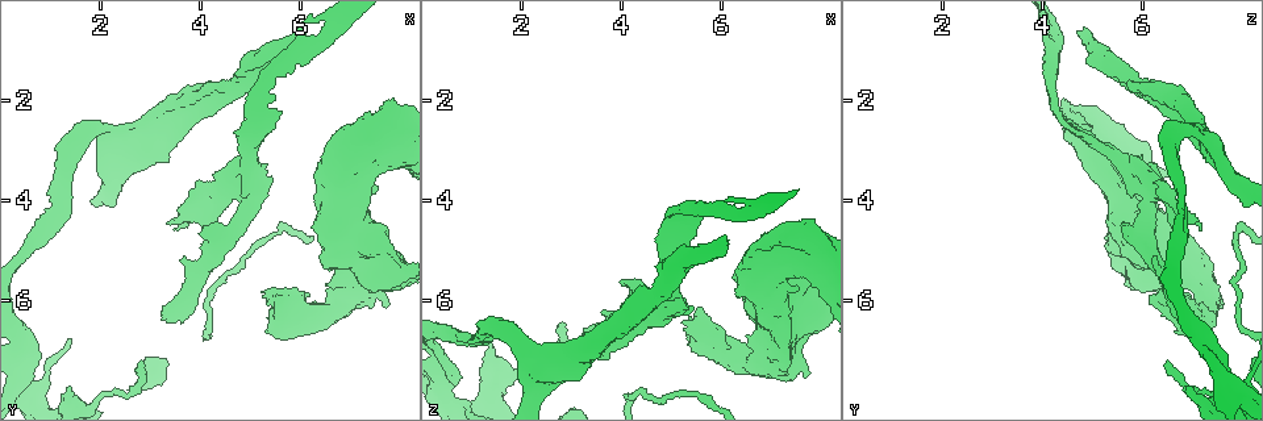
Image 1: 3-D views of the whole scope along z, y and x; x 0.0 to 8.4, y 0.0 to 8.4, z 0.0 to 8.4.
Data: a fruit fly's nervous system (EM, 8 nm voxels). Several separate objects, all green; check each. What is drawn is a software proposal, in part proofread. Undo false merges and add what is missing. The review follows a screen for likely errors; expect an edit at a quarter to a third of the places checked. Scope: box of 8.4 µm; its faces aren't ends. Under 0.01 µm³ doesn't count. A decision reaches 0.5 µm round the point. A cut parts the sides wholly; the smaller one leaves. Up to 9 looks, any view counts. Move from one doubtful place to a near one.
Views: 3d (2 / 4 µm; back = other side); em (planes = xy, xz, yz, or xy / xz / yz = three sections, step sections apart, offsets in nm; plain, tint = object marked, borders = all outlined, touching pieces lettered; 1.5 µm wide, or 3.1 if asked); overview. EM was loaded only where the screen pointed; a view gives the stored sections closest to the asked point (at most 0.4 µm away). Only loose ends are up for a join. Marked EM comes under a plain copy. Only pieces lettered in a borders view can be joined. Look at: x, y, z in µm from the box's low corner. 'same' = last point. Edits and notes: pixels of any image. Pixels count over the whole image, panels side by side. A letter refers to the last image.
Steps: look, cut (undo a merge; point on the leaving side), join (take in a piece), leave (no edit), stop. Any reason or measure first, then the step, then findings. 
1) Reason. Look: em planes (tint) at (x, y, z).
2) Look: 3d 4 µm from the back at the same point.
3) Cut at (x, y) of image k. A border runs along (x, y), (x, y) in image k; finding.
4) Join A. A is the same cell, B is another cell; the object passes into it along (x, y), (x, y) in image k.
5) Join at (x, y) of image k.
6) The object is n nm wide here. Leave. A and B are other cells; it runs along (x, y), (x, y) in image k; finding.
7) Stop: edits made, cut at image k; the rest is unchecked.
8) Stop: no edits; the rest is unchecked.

Sharp bend. Look: em planes (borders) at (7.15, 5.70, 7.20).

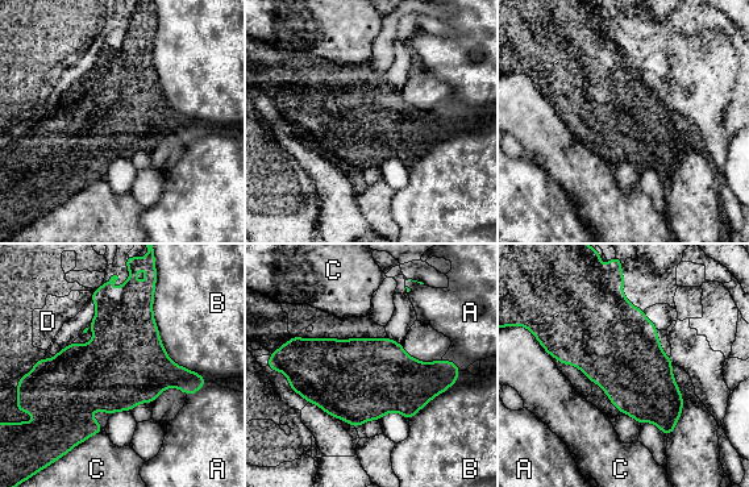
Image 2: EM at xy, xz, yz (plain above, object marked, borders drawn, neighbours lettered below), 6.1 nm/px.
The object is 500 nm wide here. Leave. A, B, C and D are other cells; a border runs along (155, 277), (159, 341), (207, 381) in image 2; continuous, no second neuron.

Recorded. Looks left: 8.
An open end. Look: 3d 2 µm at (3.95, 4.65, 5.65).

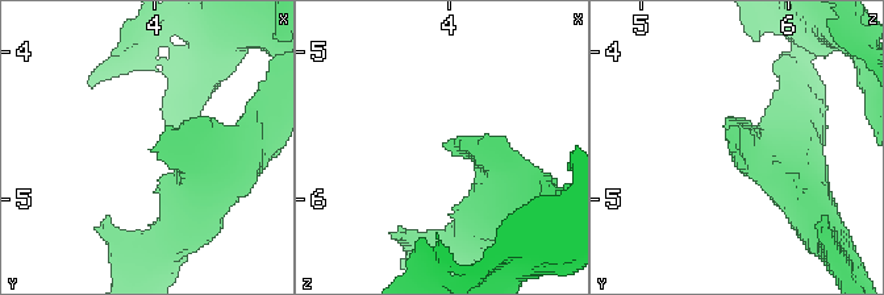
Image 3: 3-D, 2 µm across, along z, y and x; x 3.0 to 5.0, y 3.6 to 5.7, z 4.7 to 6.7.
Need the tissue. Look: em planes (borders) at (3.96, 4.68, 5.66).

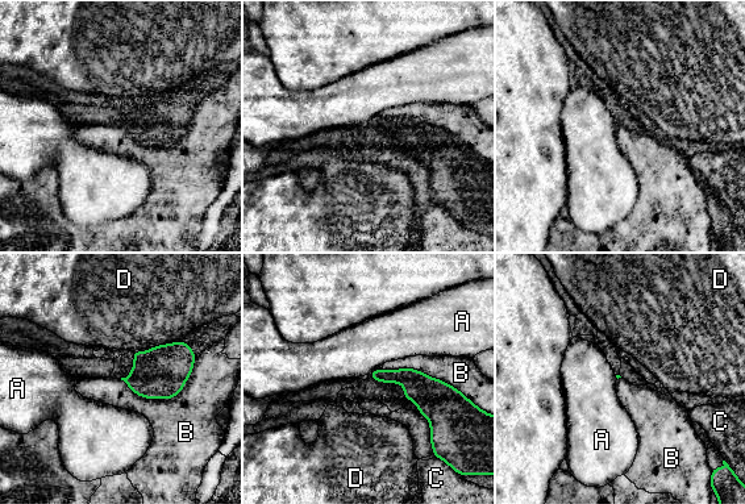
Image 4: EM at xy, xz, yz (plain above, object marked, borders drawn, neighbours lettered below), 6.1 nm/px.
Leave. A, B, C and D are other cells; a border runs along (196, 355), (173, 398), (120, 379) in image 4; no lettered piece goes on from it.

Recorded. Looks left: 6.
An open end. Look: 3d 4 µm at (7.25, 2.40, 4.55).

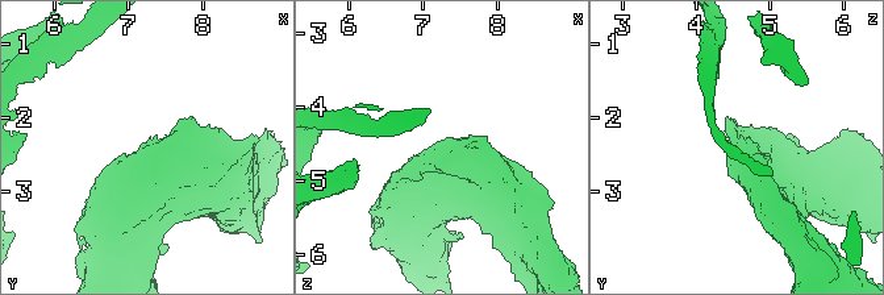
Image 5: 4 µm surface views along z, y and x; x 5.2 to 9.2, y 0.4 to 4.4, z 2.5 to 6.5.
Look: em planes (tint) at (7.25, 2.35, 4.55).

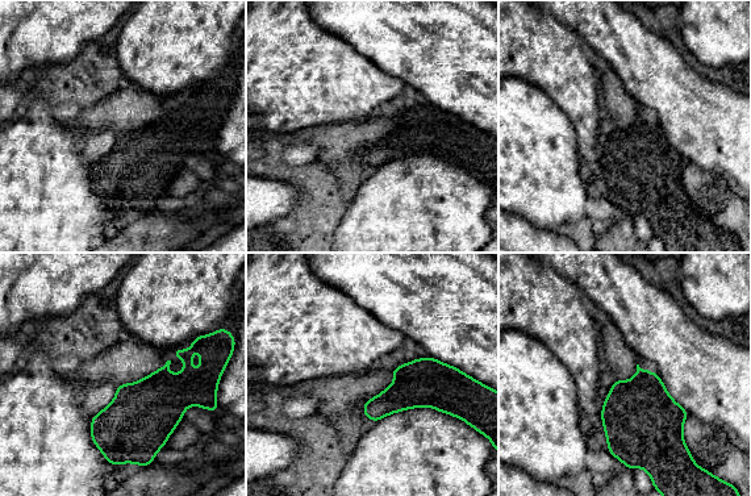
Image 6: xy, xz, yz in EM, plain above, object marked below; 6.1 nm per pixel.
What lies round it. Look: em planes (borders) at the same point.

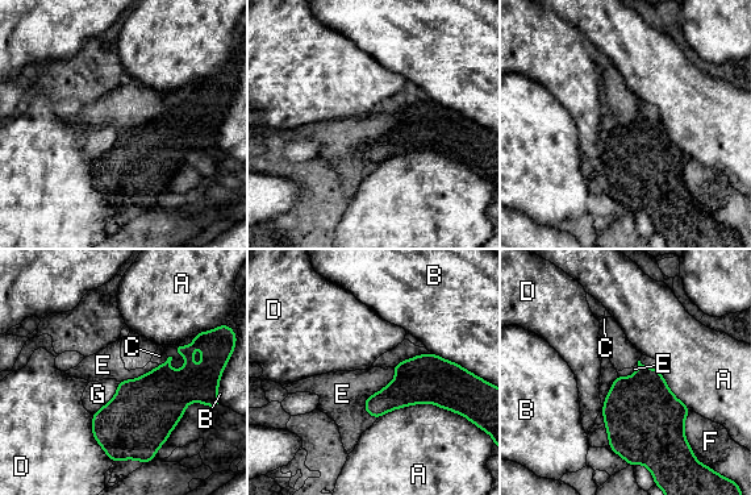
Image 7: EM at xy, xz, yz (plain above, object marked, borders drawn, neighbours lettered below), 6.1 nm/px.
Leave. A, B, C, D, E, F and G are other cells; none of them fits.

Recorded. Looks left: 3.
Abrupt turn. Look: em planes (borders) at (2.10, 2.55, 6.85).

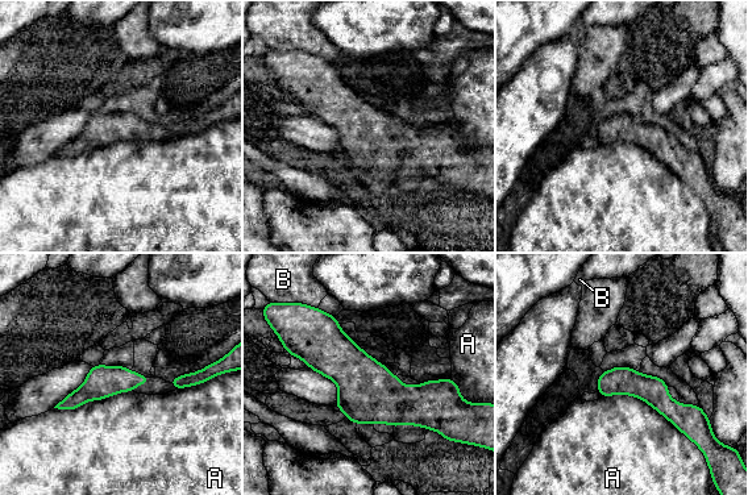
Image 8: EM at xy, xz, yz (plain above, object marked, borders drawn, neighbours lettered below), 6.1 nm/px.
Leave. A and B are other cells; a border runs along (601, 395), (636, 395), (690, 440) in image 8; one neuron here.

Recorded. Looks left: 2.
Stop: no edits; the rest is unchecked.

